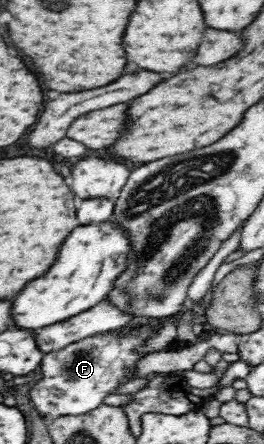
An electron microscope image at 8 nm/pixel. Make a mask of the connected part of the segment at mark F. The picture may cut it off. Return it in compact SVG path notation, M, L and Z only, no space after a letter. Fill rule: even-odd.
M160 326L124 327L123 330L110 330L95 336L46 352L42 356L41 380L30 391L31 404L47 420L58 416L81 415L97 409L106 396L116 393L117 389L139 377L133 377L139 361L145 357L138 349L159 334Z

